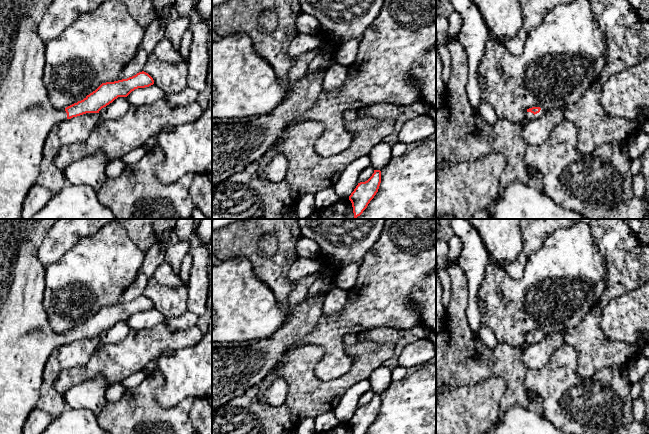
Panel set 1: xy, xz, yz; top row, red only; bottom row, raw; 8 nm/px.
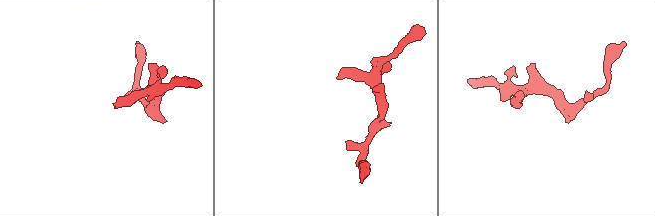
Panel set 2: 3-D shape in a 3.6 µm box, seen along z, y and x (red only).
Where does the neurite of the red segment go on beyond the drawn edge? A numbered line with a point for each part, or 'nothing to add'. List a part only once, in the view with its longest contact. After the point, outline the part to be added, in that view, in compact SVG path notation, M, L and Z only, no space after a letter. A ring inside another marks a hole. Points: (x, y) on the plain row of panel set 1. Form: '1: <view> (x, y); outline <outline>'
1: yz (529, 340); outline M540 334L540 336L539 337L537 337L537 338L533 338L533 337L531 337L531 336L527 336L526 337L526 343L527 344L532 344L532 343L535 343L535 342L538 342L538 341L541 341L542 339L543 339L543 337L544 337L544 334Z

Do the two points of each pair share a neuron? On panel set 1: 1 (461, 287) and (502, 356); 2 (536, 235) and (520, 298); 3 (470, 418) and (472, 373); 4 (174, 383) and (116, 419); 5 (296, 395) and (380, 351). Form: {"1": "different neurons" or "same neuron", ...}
{"1": "same neuron", "2": "different neurons", "3": "different neurons", "4": "different neurons", "5": "same neuron"}

